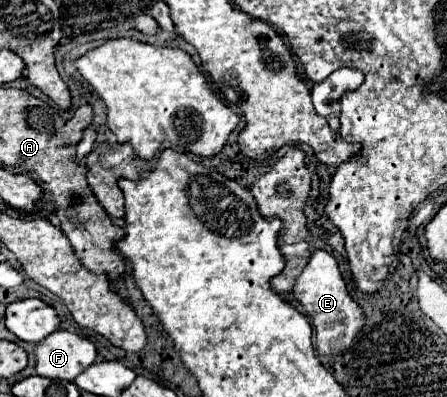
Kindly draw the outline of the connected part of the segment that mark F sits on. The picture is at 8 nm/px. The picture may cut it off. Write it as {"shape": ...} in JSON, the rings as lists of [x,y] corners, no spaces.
{"shape":[[[57,329],[35,347],[35,359],[37,375],[73,381],[79,373],[95,363],[97,351],[89,339]]]}

